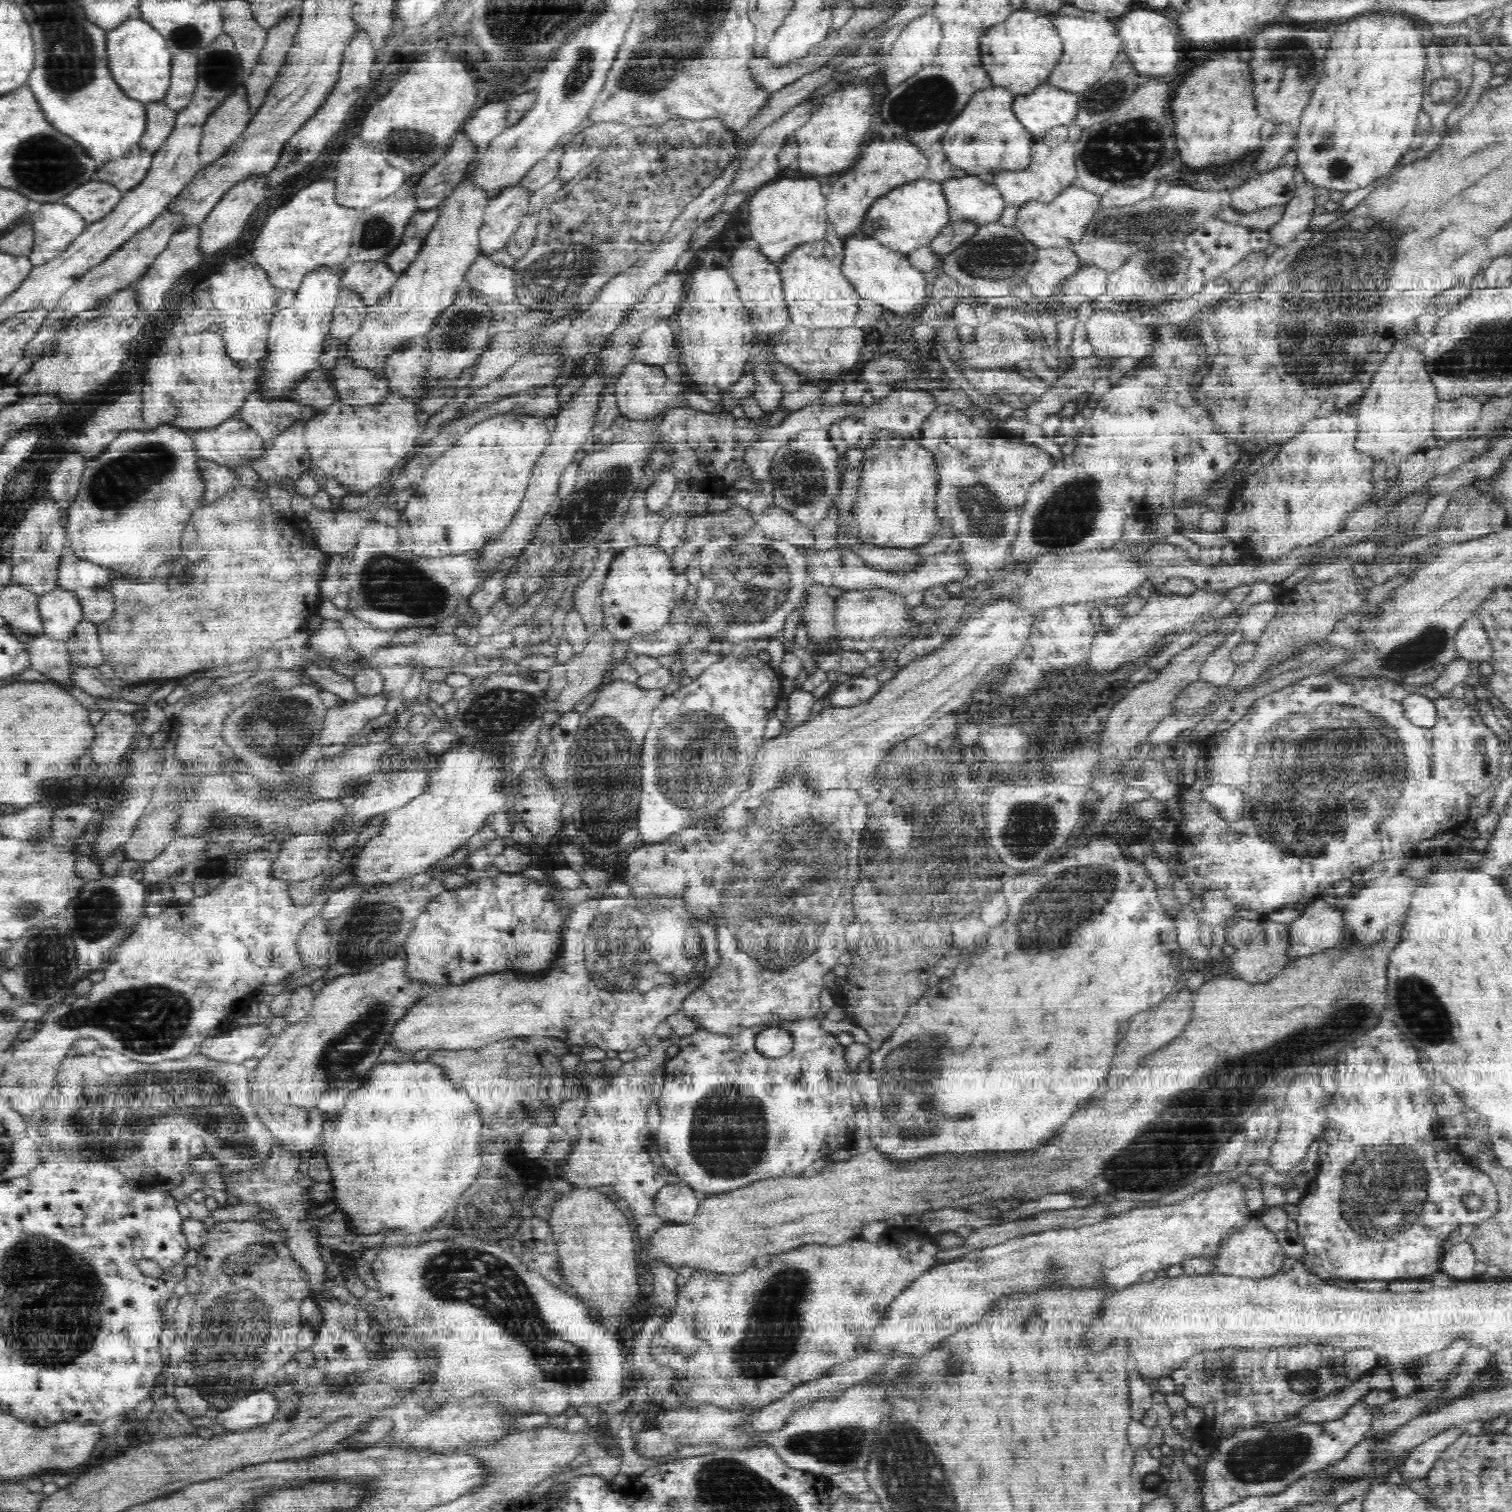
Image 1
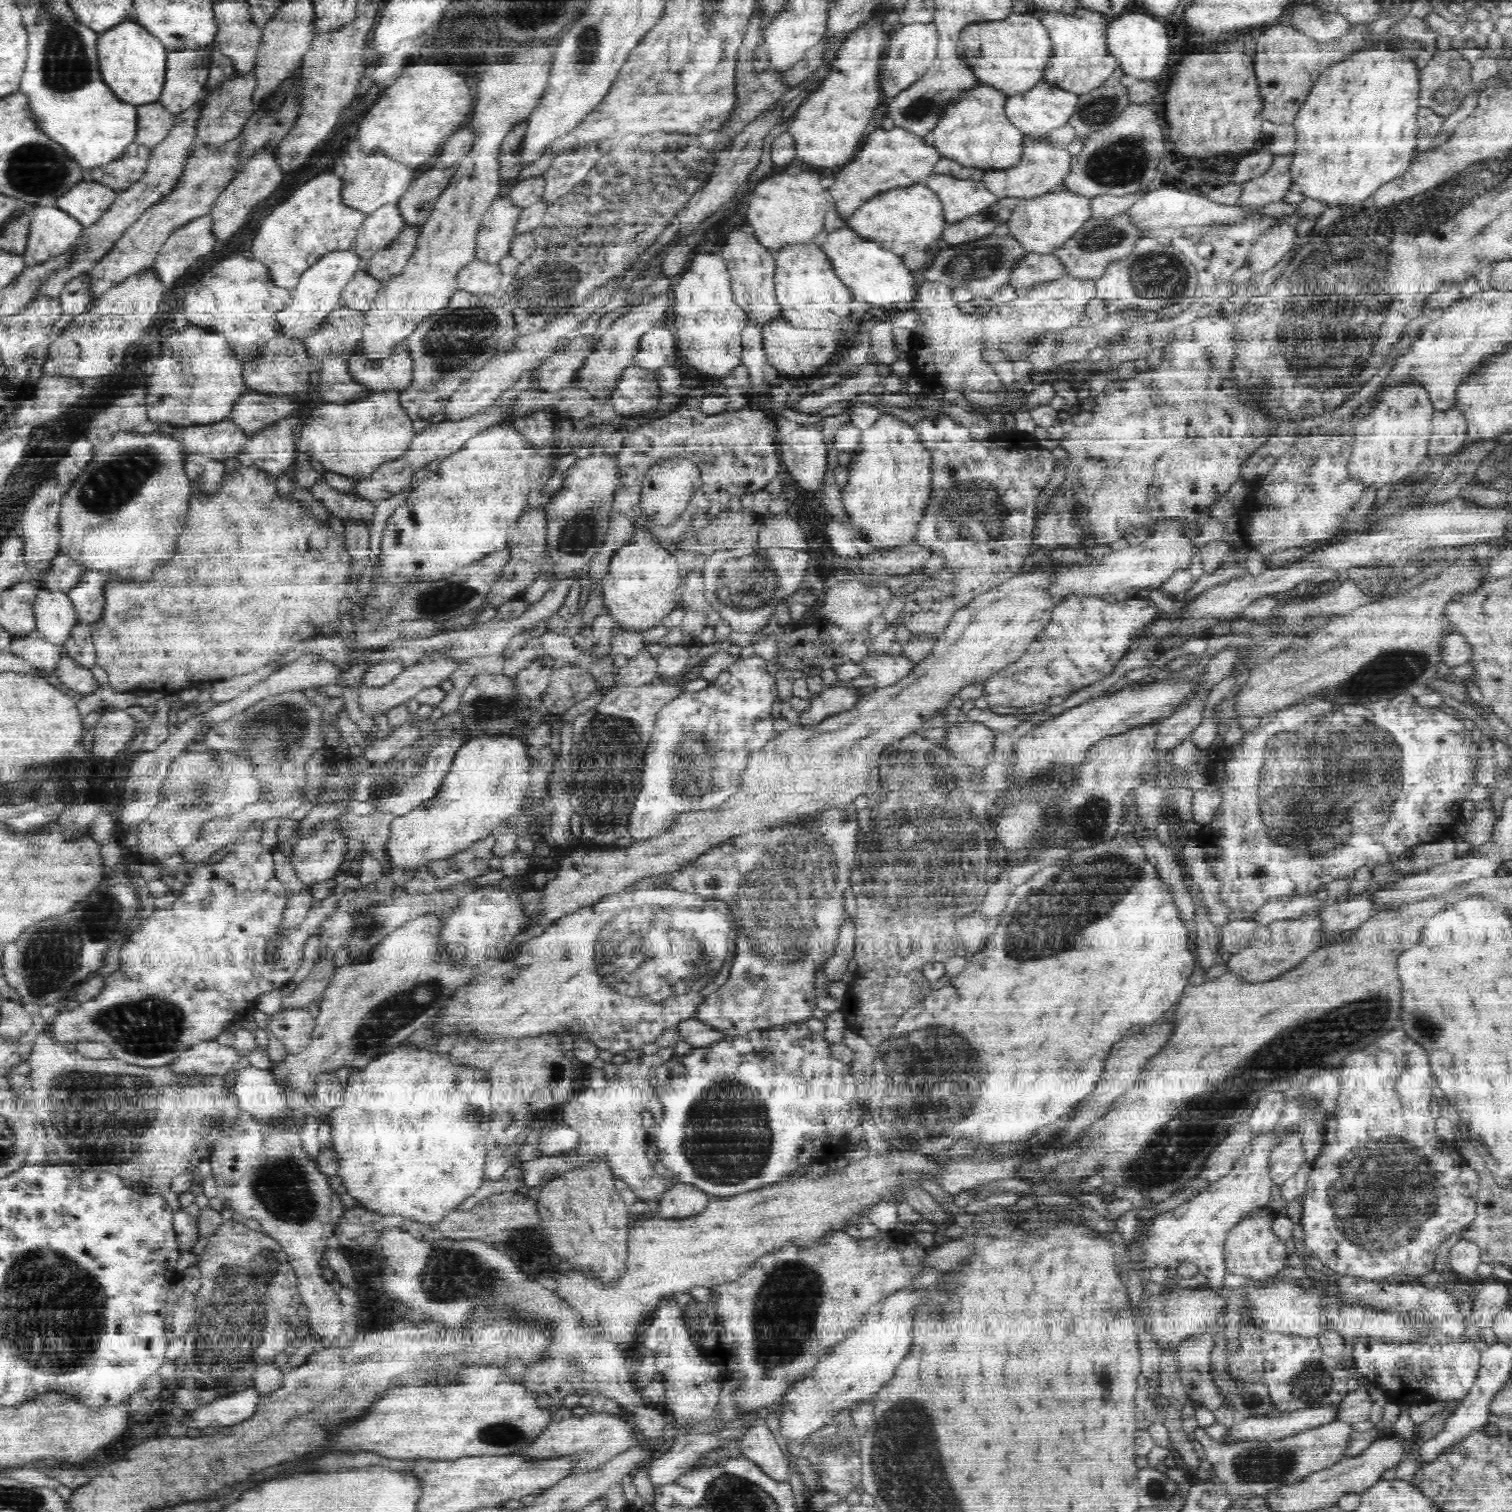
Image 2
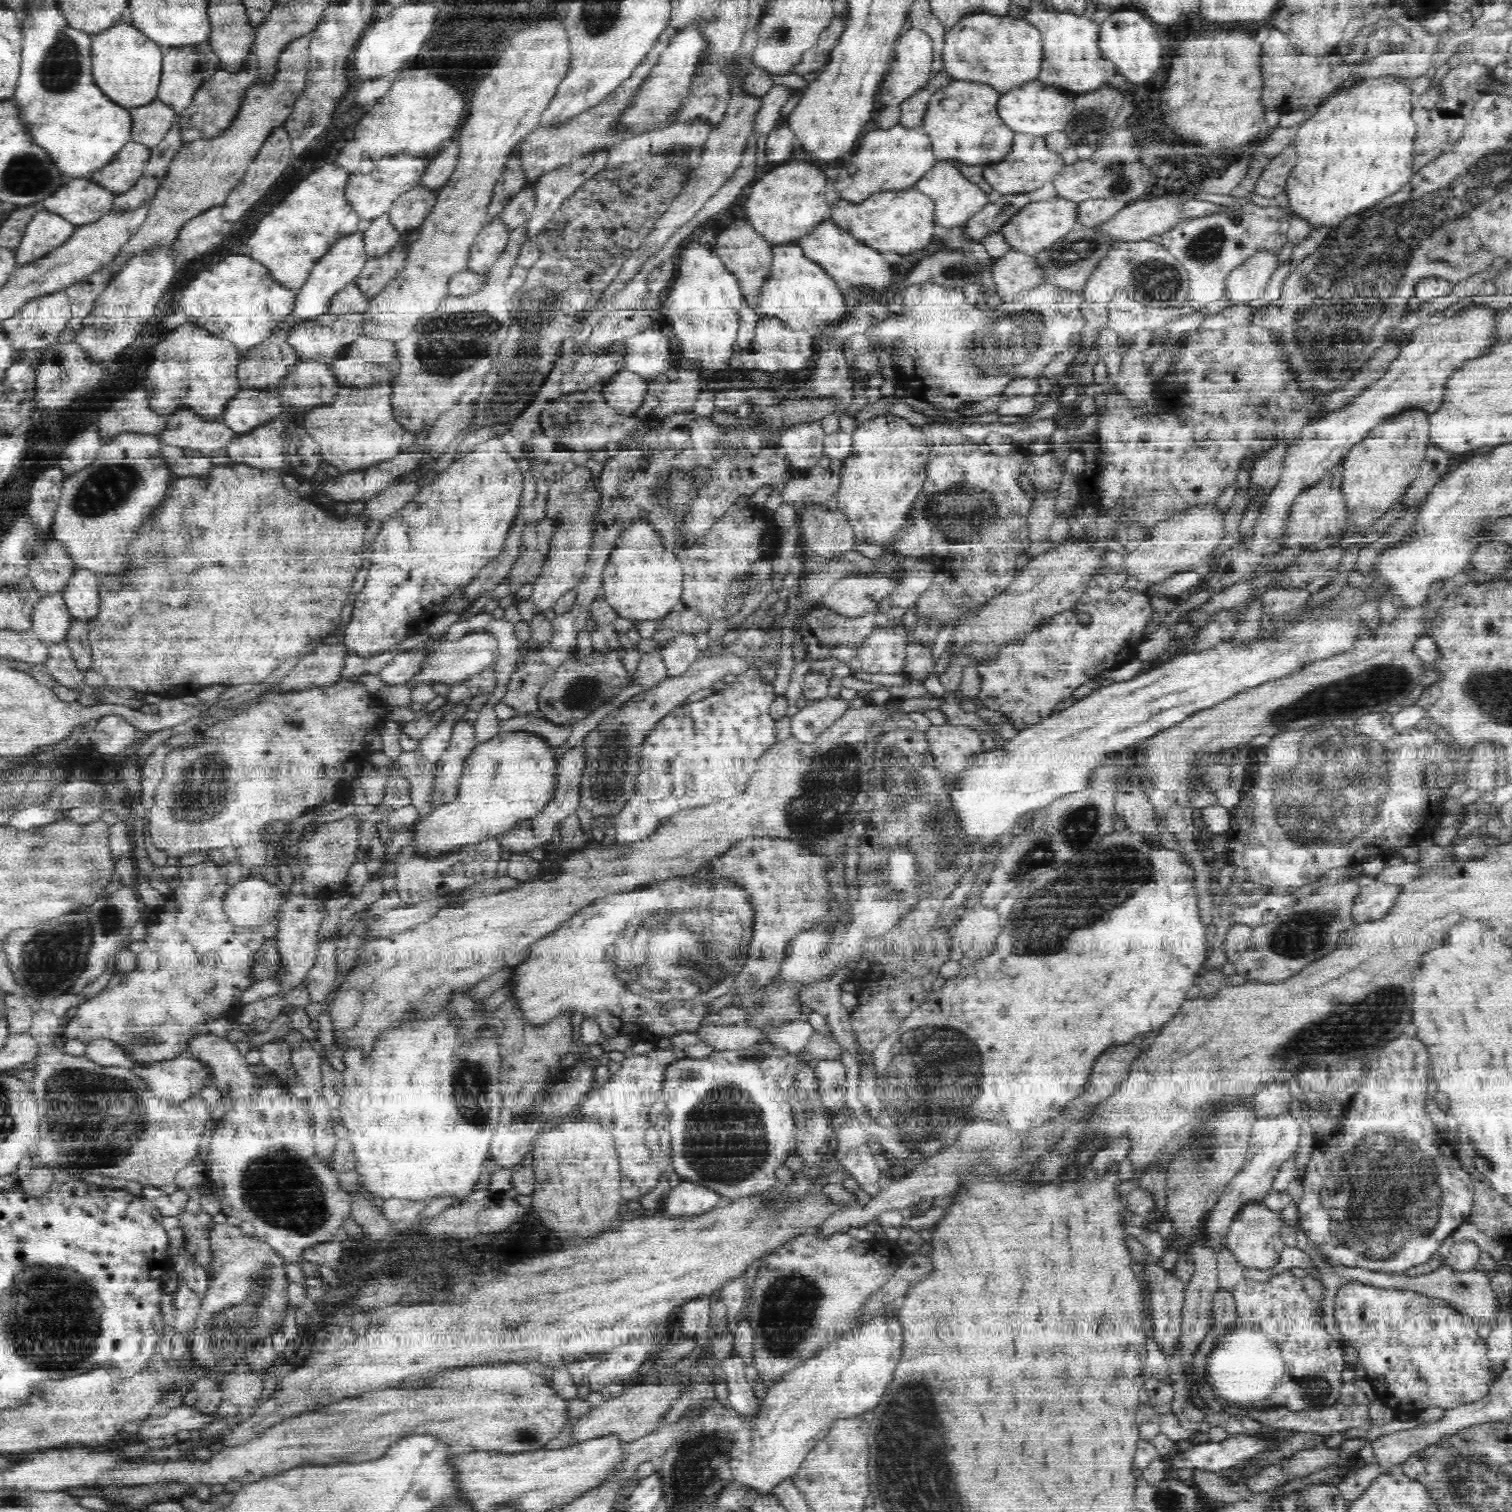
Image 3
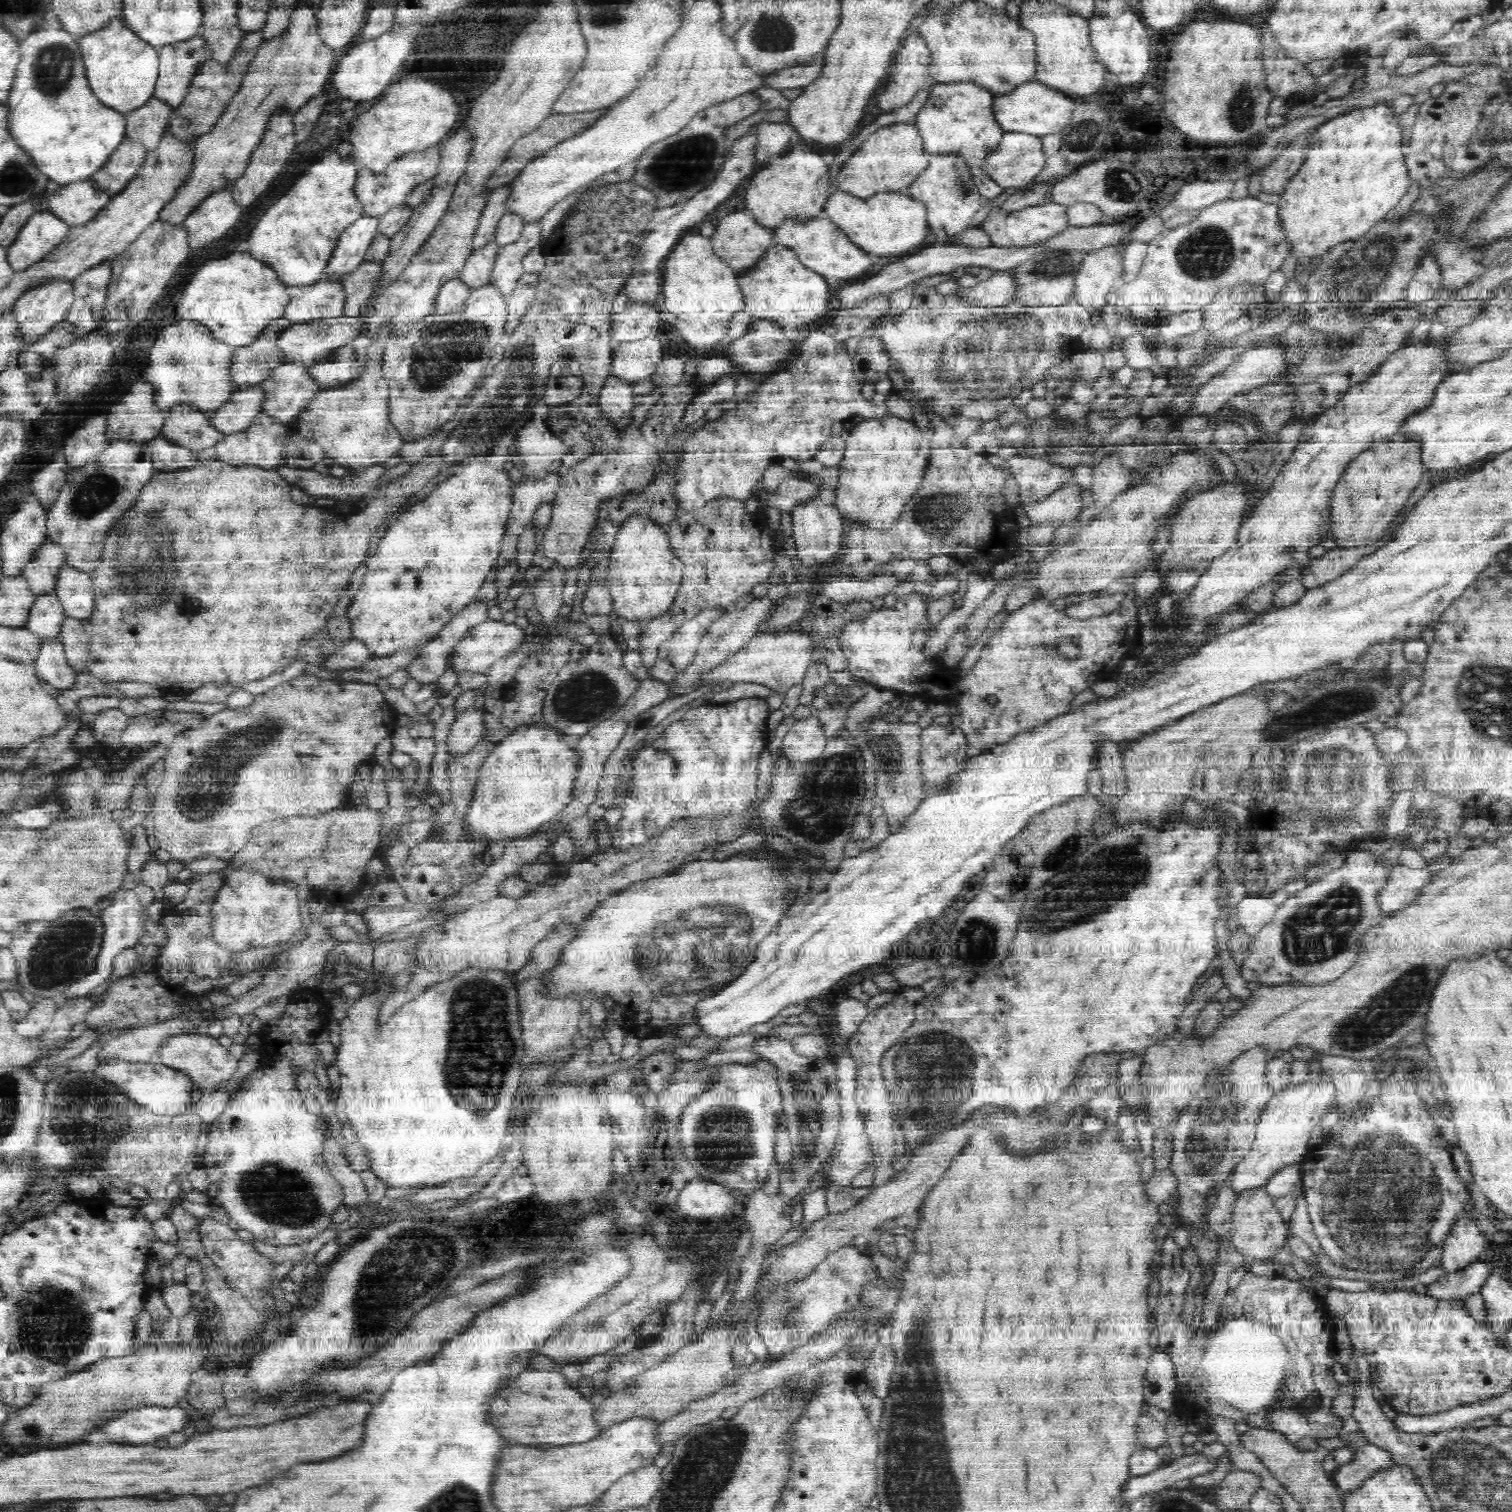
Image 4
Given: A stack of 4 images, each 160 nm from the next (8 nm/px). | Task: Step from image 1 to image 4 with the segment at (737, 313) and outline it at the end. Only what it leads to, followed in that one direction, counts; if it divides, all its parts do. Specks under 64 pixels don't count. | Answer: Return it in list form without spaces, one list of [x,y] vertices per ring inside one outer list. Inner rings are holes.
[[[694,231],[686,234],[666,257],[663,272],[664,306],[666,312],[670,312],[680,322],[696,322],[675,324],[673,327],[689,348],[705,359],[710,357],[708,352],[718,342],[726,340],[732,316],[743,310],[744,293],[738,275],[716,256],[711,239],[698,236],[699,233]]]

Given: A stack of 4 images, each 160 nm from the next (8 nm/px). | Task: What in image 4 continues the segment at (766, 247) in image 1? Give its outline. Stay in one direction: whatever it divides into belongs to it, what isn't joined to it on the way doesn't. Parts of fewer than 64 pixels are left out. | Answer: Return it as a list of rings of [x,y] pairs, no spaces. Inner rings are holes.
[[[808,148],[791,149],[750,179],[745,199],[747,212],[759,227],[771,232],[779,230],[784,223],[808,223],[823,216],[828,202],[828,170],[818,152]]]

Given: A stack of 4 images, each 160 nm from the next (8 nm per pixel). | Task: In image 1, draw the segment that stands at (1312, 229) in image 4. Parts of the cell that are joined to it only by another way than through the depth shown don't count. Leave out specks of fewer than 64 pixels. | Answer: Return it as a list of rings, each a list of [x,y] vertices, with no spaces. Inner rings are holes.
[[[1370,9],[1369,12],[1361,14],[1362,16],[1345,17],[1350,20],[1342,20],[1338,30],[1331,34],[1325,54],[1325,71],[1299,120],[1299,133],[1294,148],[1297,152],[1297,166],[1302,174],[1305,174],[1305,178],[1324,188],[1339,190],[1343,193],[1367,186],[1380,174],[1388,174],[1398,164],[1402,156],[1411,149],[1410,144],[1414,137],[1417,116],[1423,110],[1422,94],[1424,94],[1423,78],[1424,72],[1426,72],[1426,47],[1424,46],[1425,32],[1422,30],[1422,24],[1418,24],[1418,16],[1415,16],[1415,13],[1403,12],[1403,9]]]

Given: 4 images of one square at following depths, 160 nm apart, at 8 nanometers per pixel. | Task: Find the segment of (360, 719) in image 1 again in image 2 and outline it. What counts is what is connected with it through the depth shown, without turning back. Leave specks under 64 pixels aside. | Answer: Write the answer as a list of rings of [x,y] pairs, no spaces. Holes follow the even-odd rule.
[[[428,657],[420,664],[414,664],[410,669],[403,670],[394,680],[381,687],[368,687],[362,683],[358,688],[358,709],[362,715],[372,717],[377,714],[387,713],[388,710],[394,708],[396,704],[415,698],[421,690],[428,686],[439,685],[448,679],[450,674],[455,670],[457,664],[453,664],[446,657]]]

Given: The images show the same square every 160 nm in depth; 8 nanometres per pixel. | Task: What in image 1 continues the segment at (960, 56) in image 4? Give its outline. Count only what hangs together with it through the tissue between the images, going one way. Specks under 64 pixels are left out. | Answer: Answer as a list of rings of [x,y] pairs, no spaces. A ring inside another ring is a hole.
[[[1026,8],[1016,9],[1004,24],[990,28],[988,34],[980,40],[982,44],[982,64],[988,68],[996,86],[1004,87],[1015,95],[1025,95],[1046,84],[1054,66],[1060,62],[1063,54],[1062,38],[1048,16],[1040,16],[1037,11]]]

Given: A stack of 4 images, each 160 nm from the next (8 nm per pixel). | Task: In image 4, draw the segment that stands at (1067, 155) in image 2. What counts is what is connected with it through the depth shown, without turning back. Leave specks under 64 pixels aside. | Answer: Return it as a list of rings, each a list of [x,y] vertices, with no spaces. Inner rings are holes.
[[[1010,132],[1004,133],[1002,144],[980,165],[981,169],[998,185],[1000,188],[1025,187],[1032,180],[1036,180],[1044,166],[1048,154],[1043,151],[1043,141],[1041,137],[1026,133]]]

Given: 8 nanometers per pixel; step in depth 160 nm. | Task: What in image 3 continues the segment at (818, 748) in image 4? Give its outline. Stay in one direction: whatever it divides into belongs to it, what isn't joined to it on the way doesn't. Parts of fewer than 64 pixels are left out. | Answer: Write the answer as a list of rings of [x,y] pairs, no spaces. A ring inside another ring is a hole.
[[[830,694],[812,700],[791,716],[791,732],[798,740],[814,740],[825,728],[836,722],[850,708],[848,699]]]

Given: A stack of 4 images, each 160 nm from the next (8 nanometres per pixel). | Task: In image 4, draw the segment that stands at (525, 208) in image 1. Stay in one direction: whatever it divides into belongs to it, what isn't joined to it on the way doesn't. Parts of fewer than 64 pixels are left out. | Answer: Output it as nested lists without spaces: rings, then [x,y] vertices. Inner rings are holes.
[[[490,240],[476,248],[459,272],[459,277],[474,289],[489,282],[500,247],[495,240]]]

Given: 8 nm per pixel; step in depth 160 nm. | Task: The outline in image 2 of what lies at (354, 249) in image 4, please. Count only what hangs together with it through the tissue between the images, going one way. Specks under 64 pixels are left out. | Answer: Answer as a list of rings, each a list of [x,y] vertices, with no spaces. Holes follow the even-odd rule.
[[[353,250],[328,254],[318,260],[312,268],[300,275],[300,282],[291,289],[291,299],[288,306],[276,312],[276,332],[284,340],[300,343],[305,348],[306,340],[318,335],[323,330],[328,316],[334,312],[341,302],[341,295],[348,280],[361,266],[358,255]]]

